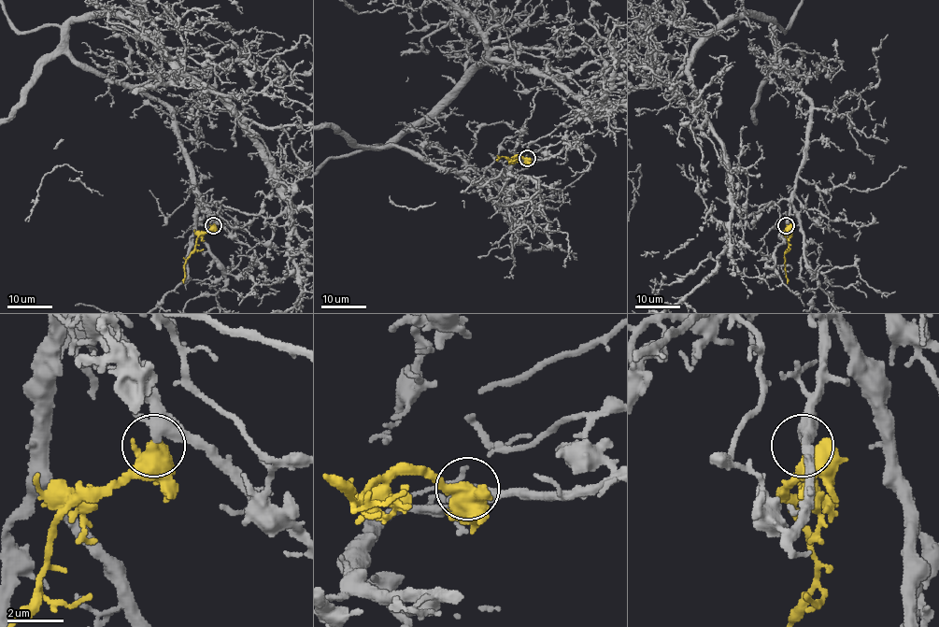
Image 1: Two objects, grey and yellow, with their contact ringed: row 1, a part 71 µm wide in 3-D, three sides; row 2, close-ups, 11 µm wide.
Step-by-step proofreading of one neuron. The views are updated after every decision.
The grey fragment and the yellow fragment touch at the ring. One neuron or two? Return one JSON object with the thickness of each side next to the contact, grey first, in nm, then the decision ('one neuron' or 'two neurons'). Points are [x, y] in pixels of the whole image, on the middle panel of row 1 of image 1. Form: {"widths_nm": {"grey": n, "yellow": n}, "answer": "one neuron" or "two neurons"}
{"widths_nm": {"grey": 280, "yellow": 600}, "answer": "one neuron"}

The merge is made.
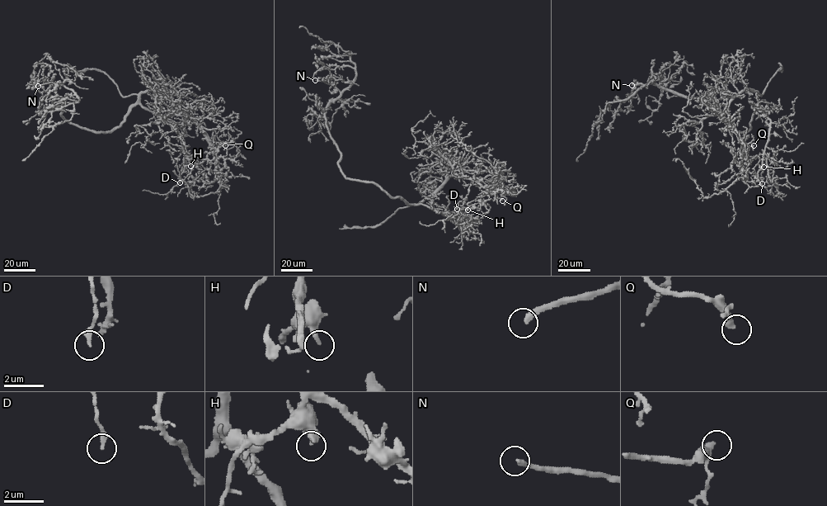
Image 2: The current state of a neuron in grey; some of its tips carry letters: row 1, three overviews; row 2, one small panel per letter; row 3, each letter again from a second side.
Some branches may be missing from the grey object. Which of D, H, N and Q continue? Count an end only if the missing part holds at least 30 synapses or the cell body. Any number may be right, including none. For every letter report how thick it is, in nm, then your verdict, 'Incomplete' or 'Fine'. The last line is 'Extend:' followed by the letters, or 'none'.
D: Thickness 240 nm. Fine
H: Thickness 280 nm. Fine
N: Thickness 280 nm. Incomplete
Q: Thickness 240 nm. Incomplete
Extend: N, Q

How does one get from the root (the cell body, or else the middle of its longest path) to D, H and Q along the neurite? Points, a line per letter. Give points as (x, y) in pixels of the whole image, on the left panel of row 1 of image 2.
D: (112, 130), (119, 125), (124, 116), (138, 104), (171, 120), (183, 153), (190, 161), (180, 175), (180, 182)
H: (112, 130), (119, 125), (133, 106), (140, 104), (174, 122), (190, 166)
Q: (112, 130), (119, 125), (141, 93), (158, 91), (187, 115), (211, 144), (225, 145)

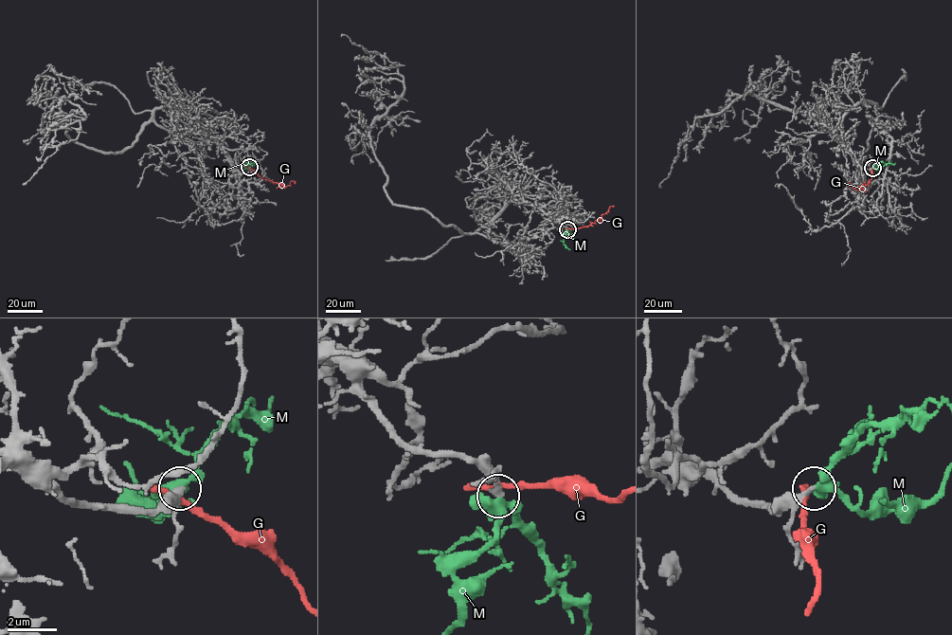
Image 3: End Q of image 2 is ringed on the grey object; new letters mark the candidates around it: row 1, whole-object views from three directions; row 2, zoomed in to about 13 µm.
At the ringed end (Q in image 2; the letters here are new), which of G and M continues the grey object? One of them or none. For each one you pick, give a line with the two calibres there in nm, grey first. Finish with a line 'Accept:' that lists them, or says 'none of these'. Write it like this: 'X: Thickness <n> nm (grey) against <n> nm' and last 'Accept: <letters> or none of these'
M: Thickness 320 nm (grey) against 440 nm
Accept: M

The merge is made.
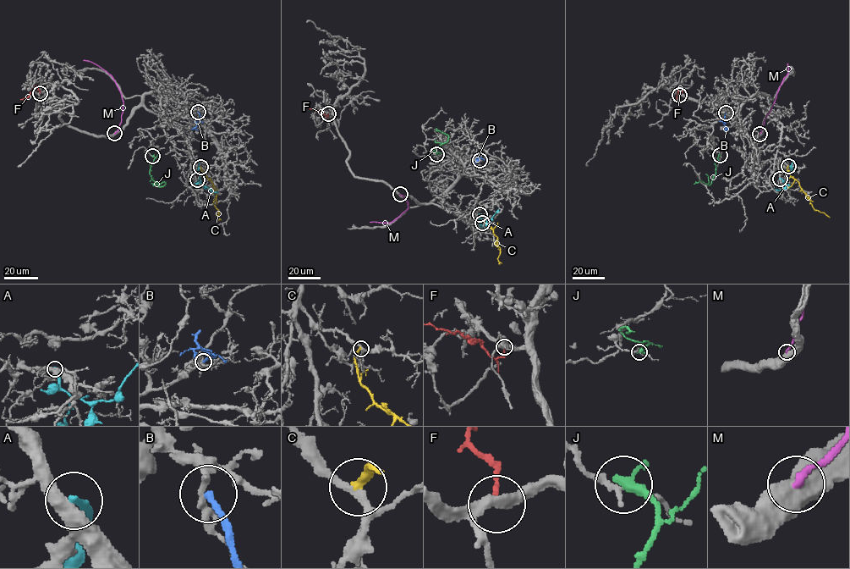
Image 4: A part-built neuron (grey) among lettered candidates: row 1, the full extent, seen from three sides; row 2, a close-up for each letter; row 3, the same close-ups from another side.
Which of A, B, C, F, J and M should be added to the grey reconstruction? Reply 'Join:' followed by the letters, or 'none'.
Join: none

